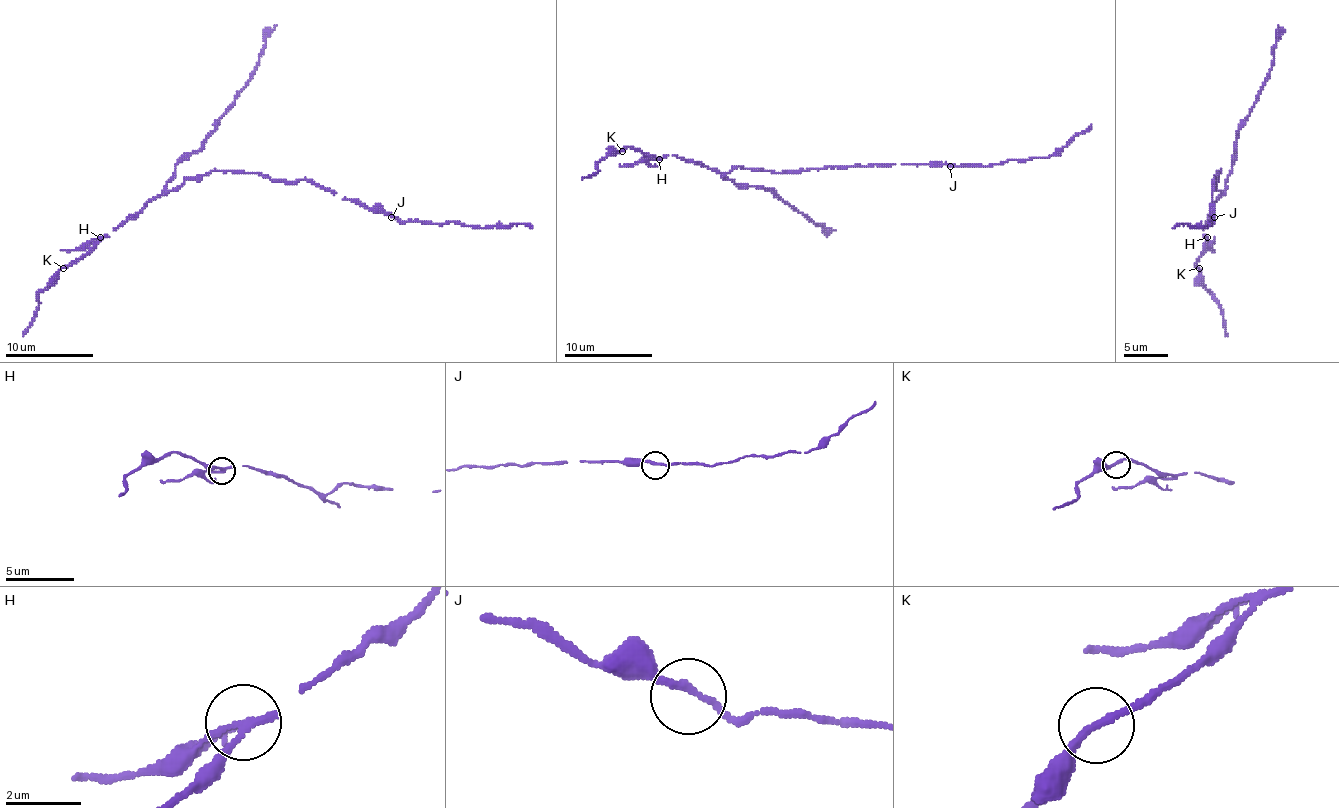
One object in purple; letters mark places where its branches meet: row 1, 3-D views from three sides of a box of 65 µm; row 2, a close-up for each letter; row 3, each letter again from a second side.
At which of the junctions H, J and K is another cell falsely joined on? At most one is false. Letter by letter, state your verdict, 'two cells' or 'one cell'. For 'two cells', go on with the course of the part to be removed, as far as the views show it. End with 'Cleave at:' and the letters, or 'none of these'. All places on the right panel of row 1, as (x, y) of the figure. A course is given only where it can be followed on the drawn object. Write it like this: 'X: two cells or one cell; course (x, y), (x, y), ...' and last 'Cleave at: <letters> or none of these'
H: two cells; course (1208, 237), (1212, 250)
J: one cell
K: one cell
Cleave at: H

